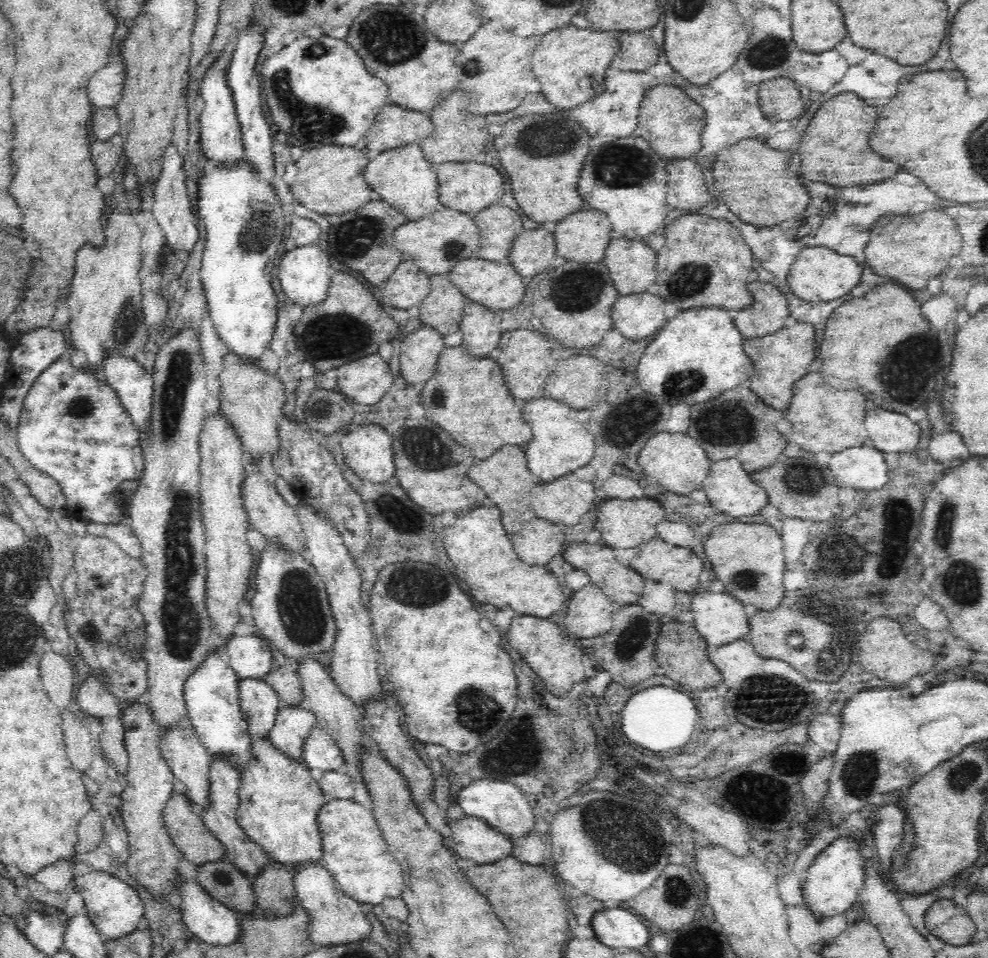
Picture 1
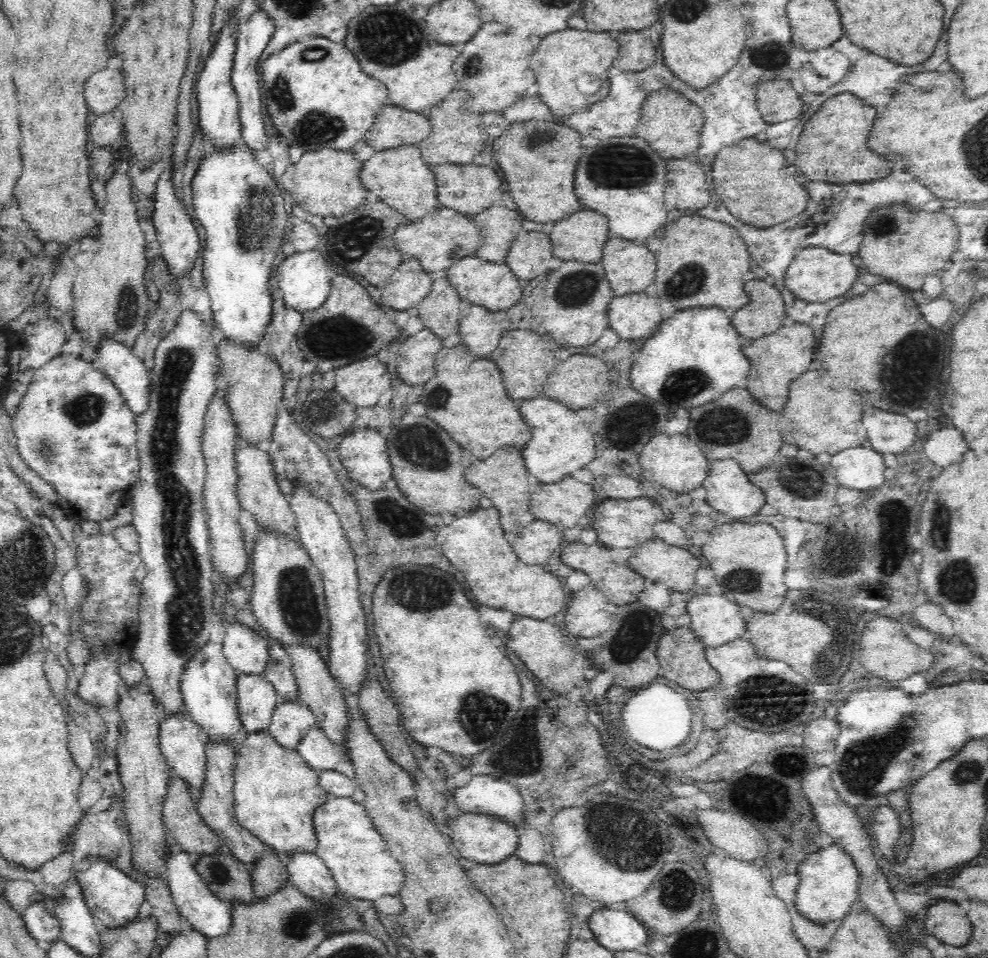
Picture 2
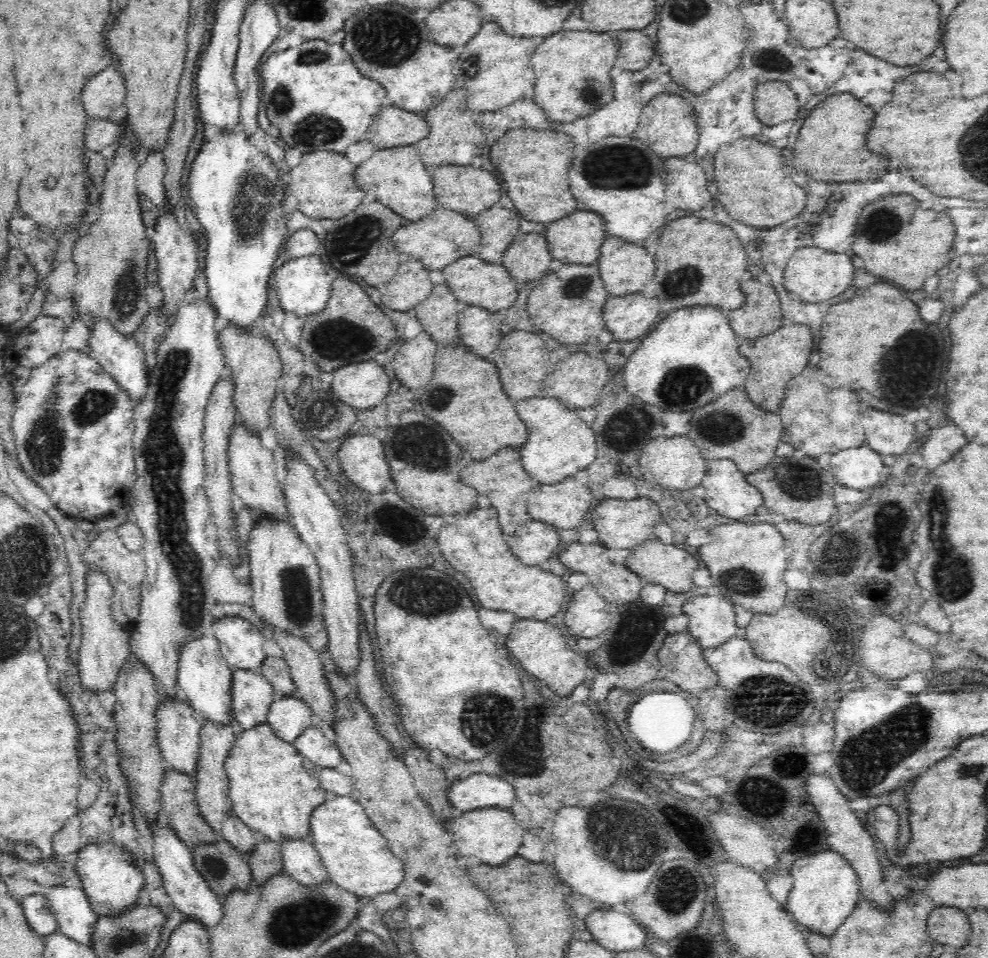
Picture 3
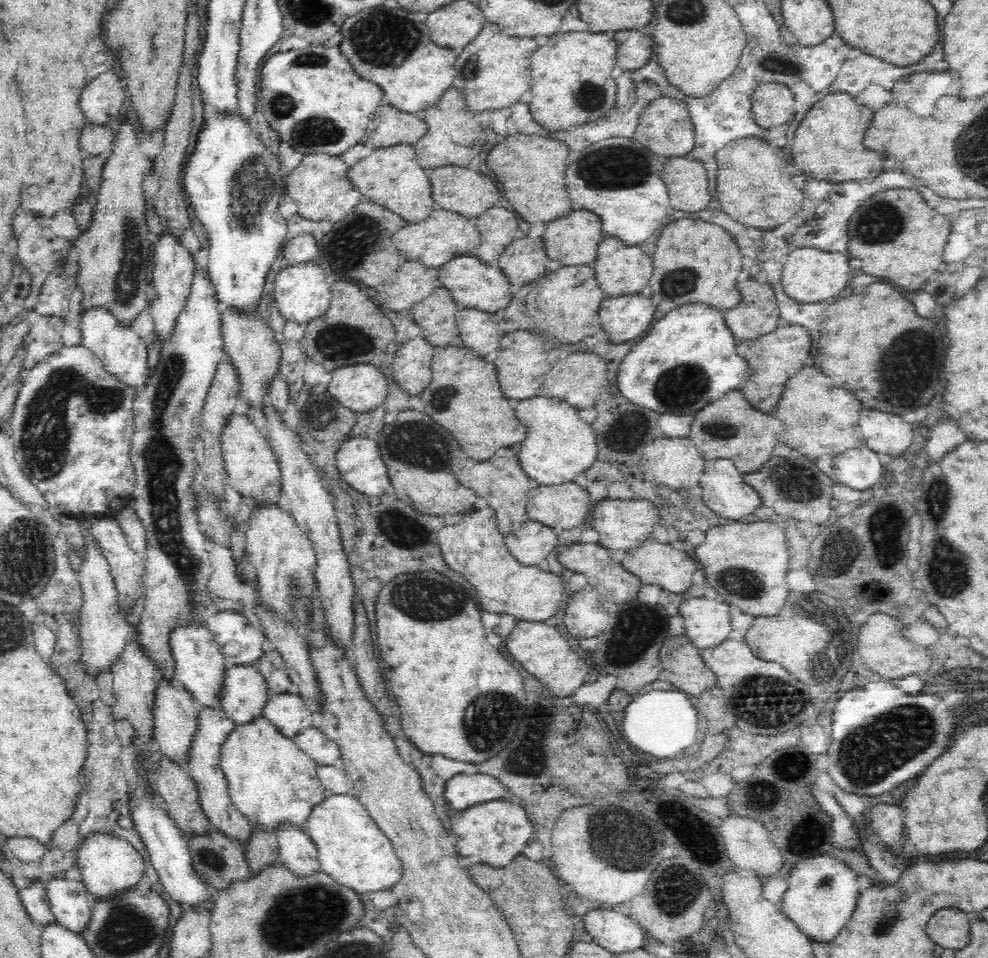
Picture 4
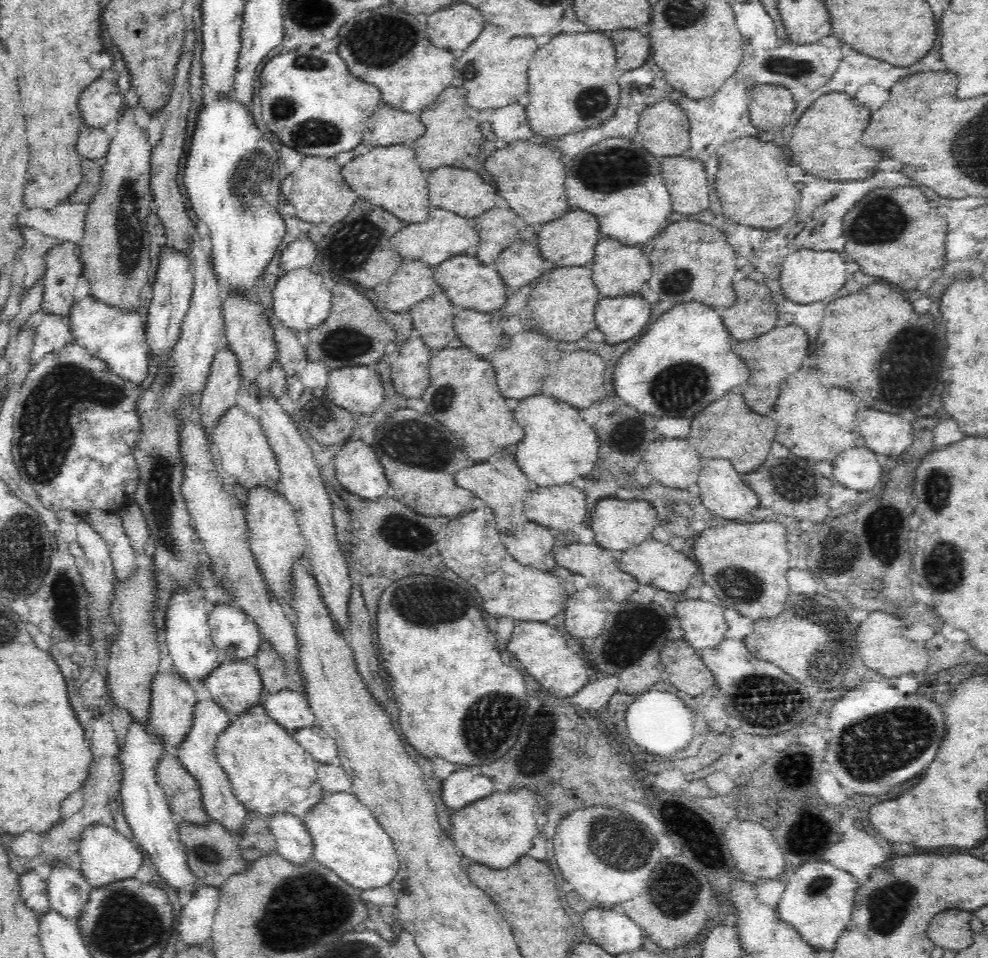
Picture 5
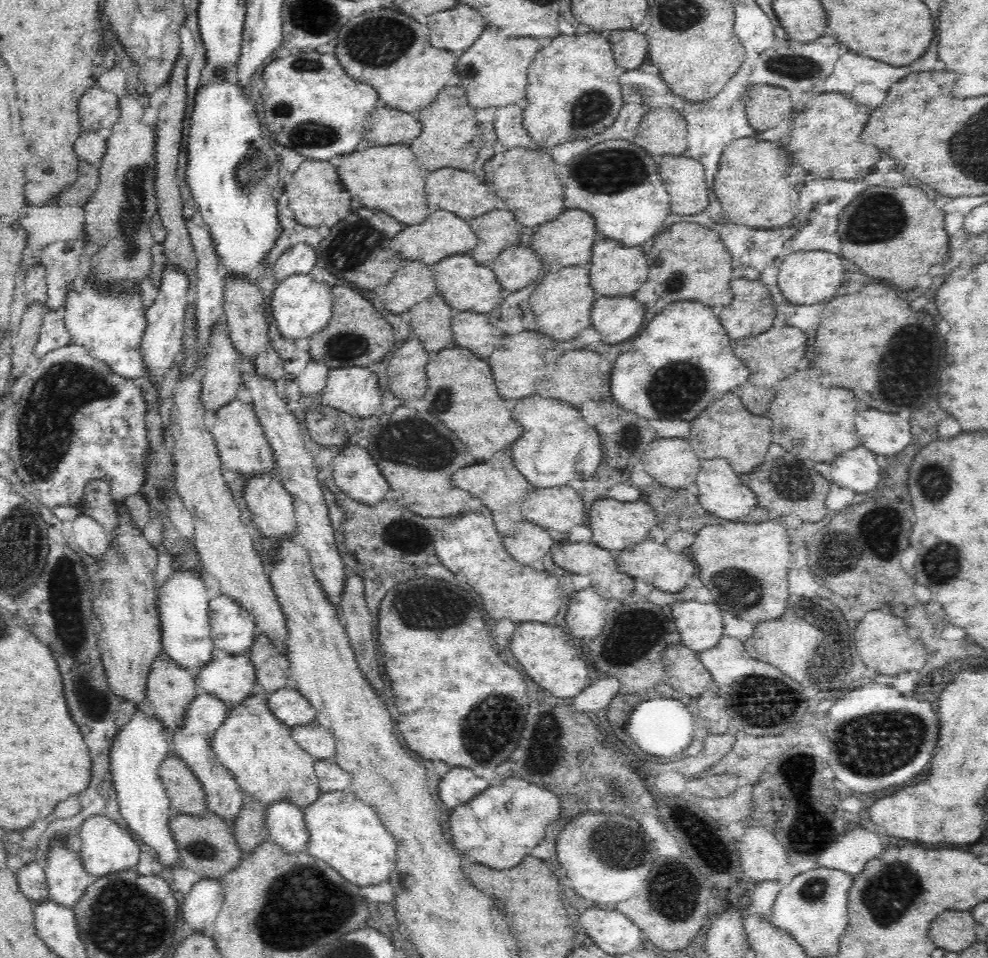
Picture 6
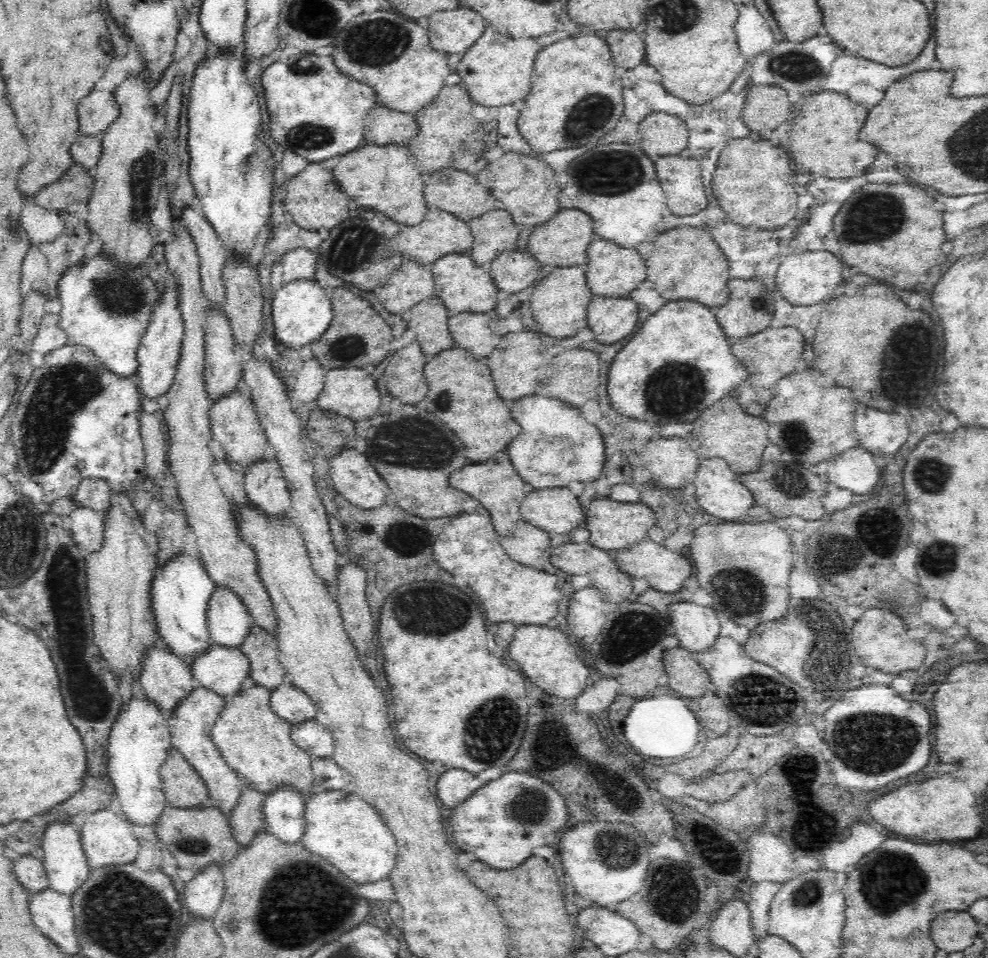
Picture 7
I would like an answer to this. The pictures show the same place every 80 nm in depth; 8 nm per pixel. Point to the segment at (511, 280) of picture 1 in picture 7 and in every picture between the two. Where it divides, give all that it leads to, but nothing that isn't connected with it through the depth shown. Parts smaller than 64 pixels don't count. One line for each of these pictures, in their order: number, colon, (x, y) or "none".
2: (494, 286)
3: (475, 282)
4: (473, 283)
5: (470, 284)
6: (466, 285)
7: (462, 285)

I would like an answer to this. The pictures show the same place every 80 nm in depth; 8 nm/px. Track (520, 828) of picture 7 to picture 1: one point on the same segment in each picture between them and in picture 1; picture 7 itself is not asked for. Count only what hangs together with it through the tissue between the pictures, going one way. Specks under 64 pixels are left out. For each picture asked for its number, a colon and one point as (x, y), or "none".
1: (473, 839)
2: (485, 840)
3: (493, 835)
4: (496, 832)
5: (496, 831)
6: (498, 828)

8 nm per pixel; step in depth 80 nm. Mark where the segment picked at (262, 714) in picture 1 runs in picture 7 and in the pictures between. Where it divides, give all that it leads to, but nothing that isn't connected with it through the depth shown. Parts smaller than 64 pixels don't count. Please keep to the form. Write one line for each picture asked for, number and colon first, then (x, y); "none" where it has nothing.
2: (257, 698)
3: (253, 695)
4: (246, 693)
5: (237, 687)
6: (231, 679)
7: (225, 671)

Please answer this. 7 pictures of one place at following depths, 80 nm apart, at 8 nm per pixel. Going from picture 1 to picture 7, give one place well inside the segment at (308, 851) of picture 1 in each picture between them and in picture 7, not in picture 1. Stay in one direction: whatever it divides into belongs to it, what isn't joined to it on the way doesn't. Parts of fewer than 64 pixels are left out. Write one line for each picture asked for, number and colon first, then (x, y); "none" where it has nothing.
2: (277, 793)
3: (274, 789)
4: (272, 783)
5: (269, 772)
6: (269, 766)
7: (253, 741)

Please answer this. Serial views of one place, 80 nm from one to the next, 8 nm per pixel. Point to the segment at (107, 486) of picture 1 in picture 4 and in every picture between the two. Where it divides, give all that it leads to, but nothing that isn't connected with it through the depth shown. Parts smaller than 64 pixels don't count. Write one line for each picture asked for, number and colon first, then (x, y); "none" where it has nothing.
2: (73, 428)
3: (73, 425)
4: (72, 423)

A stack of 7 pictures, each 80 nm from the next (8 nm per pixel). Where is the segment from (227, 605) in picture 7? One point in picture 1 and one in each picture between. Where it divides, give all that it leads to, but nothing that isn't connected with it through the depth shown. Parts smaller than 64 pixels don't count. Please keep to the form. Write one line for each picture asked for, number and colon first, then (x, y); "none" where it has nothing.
1: (250, 656)
2: (247, 652)
3: (241, 643)
4: (241, 644)
5: (233, 632)
6: (233, 629)

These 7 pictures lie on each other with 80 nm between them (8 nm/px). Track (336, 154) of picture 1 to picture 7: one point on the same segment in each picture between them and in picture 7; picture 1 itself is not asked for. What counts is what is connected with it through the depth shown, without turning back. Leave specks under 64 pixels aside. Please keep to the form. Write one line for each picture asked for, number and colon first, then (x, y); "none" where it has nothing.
2: (327, 181)
3: (324, 185)
4: (320, 186)
5: (319, 193)
6: (315, 192)
7: (314, 197)

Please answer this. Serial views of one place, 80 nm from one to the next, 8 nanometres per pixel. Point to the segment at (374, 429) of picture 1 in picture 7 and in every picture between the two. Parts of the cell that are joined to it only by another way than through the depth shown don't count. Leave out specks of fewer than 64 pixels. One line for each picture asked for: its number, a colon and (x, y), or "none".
2: (364, 453)
3: (362, 456)
4: (359, 460)
5: (358, 468)
6: (355, 472)
7: (354, 477)

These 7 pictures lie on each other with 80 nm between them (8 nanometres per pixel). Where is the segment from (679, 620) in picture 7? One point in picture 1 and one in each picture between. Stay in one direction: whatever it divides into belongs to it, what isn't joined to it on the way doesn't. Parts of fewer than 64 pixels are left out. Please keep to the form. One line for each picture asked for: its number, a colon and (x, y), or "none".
1: (720, 618)
2: (716, 620)
3: (712, 620)
4: (707, 621)
5: (704, 623)
6: (701, 626)

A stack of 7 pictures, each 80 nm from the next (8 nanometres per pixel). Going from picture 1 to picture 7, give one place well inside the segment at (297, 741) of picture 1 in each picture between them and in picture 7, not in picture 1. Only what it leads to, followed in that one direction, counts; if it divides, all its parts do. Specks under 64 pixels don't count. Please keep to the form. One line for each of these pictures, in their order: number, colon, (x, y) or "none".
2: (291, 721)
3: (288, 718)
4: (291, 714)
5: (290, 708)
6: (288, 705)
7: (288, 702)

